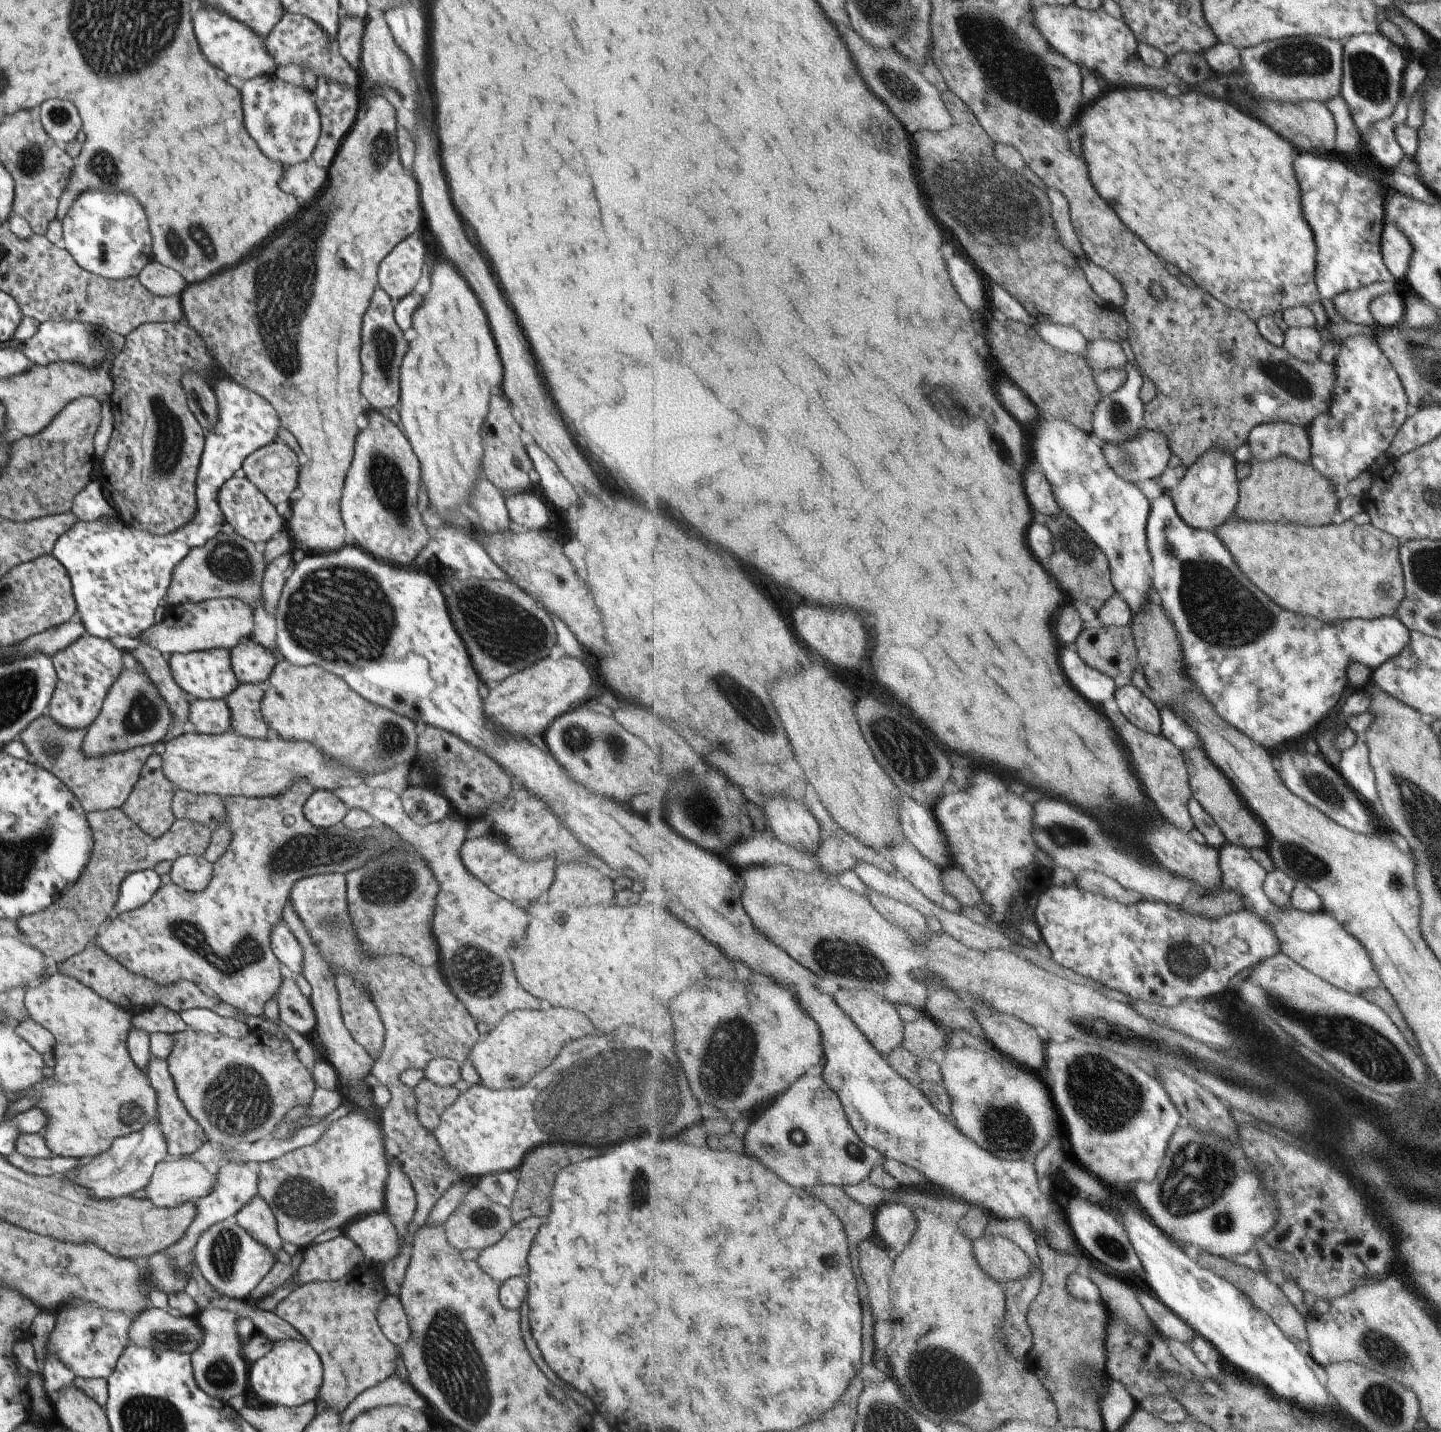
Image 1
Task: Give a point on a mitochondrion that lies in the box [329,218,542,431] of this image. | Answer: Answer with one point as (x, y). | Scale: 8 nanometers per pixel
(384, 342)

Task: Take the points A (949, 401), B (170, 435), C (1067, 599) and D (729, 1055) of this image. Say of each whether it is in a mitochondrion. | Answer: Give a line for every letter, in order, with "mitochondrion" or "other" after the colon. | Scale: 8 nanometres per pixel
A: mitochondrion
B: mitochondrion
C: other
D: mitochondrion

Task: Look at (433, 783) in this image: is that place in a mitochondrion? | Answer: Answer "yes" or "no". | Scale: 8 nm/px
no

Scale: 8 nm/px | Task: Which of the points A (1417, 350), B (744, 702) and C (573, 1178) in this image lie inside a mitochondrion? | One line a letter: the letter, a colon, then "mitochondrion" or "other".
A: mitochondrion
B: mitochondrion
C: other

